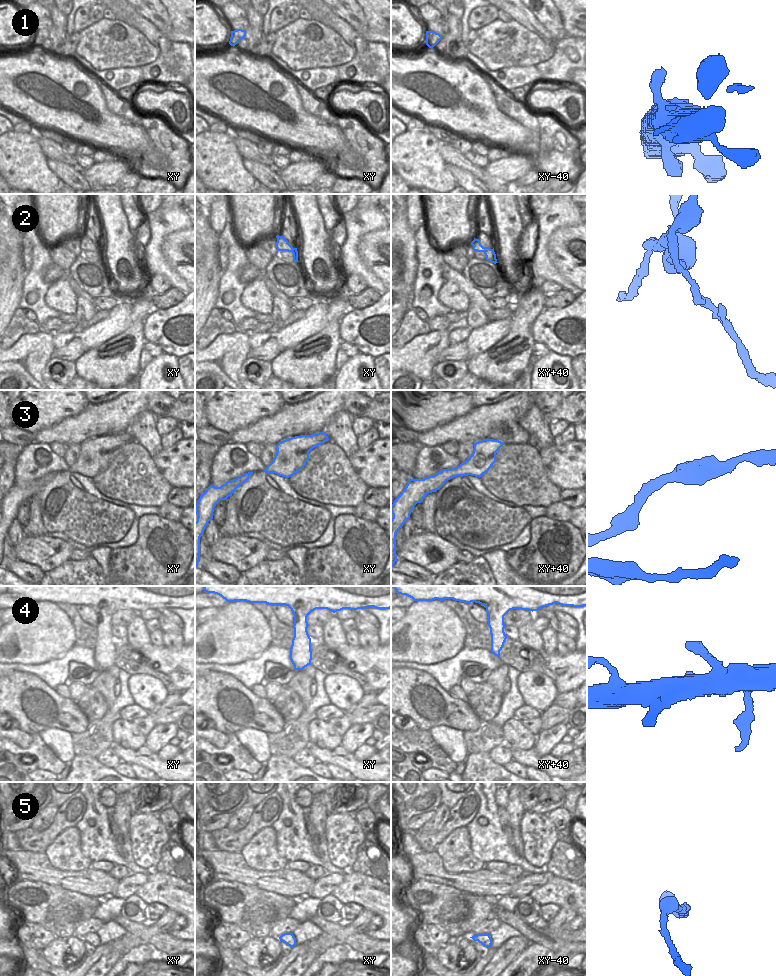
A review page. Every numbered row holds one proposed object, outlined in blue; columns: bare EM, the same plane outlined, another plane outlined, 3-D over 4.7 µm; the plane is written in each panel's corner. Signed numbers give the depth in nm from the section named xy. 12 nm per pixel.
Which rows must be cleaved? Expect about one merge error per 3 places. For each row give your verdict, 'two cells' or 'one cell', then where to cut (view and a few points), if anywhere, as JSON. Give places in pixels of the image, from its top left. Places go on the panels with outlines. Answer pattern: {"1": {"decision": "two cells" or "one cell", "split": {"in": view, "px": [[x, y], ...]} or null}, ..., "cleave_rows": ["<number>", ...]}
{"1": {"decision": "one cell", "split": null}, "2": {"decision": "two cells", "split": {"in": "xy", "px": [[292, 247], [288, 251]]}}, "3": {"decision": "two cells", "split": {"in": "xy+40", "px": [[444, 480], [436, 482], [435, 490]]}}, "4": {"decision": "one cell", "split": null}, "5": {"decision": "one cell", "split": null}, "cleave_rows": ["2", "3"]}

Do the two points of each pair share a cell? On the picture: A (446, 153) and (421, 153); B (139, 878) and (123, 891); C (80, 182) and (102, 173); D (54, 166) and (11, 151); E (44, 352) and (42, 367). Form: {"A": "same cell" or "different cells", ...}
{"A": "different cells", "B": "same cell", "C": "different cells", "D": "different cells", "E": "different cells"}

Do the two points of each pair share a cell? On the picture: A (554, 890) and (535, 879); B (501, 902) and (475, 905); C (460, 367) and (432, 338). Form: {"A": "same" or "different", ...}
{"A": "different", "B": "different", "C": "different"}

